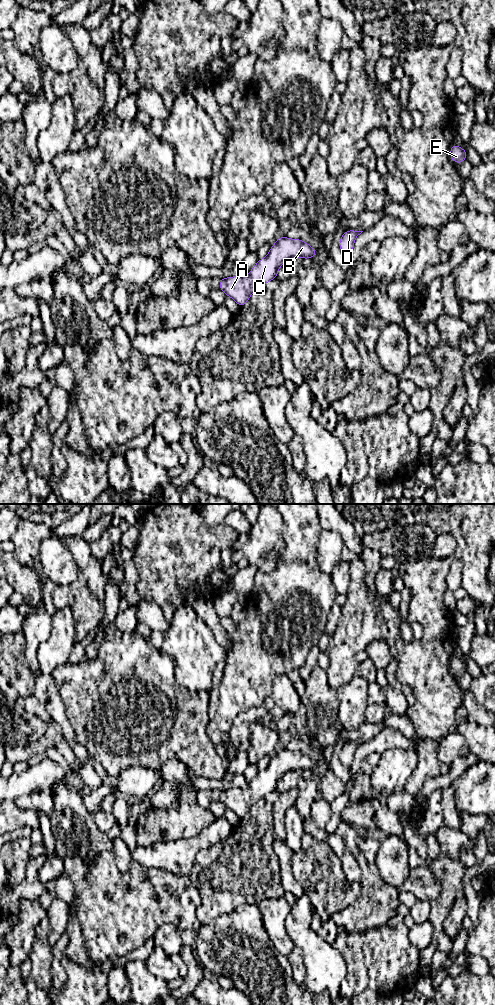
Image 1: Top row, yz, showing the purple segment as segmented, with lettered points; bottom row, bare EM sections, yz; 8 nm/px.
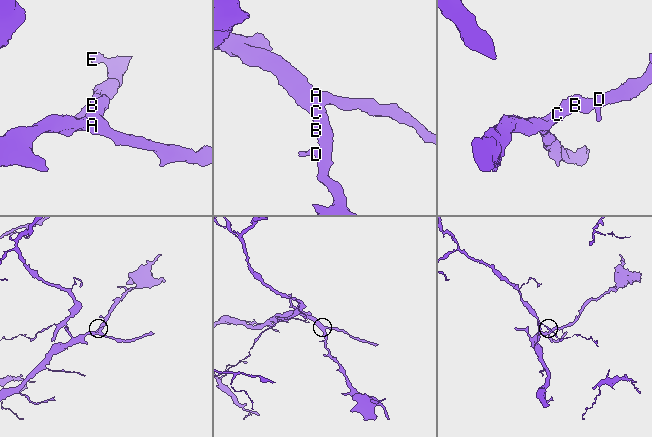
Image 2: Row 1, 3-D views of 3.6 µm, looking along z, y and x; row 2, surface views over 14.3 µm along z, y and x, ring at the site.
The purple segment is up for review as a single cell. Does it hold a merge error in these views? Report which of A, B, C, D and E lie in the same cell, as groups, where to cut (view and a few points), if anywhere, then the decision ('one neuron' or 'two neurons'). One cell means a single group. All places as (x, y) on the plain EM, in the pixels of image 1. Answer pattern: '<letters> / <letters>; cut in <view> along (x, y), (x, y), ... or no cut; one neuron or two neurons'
A B C D E; no cut; one neuron

